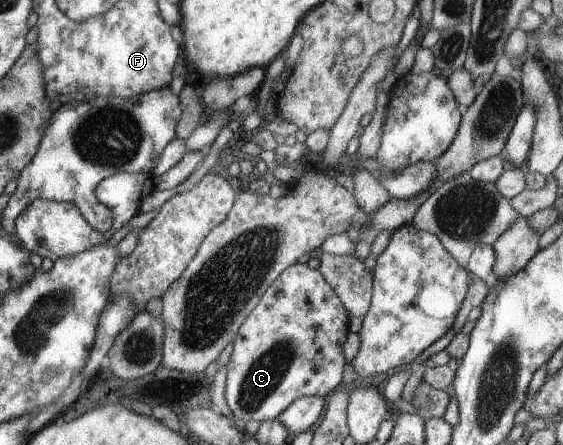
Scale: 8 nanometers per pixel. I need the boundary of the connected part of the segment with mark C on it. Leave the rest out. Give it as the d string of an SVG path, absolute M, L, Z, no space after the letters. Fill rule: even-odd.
M299 263L285 269L268 287L251 315L244 320L232 343L231 358L226 365L225 398L236 421L240 425L252 420L261 423L272 421L298 398L325 398L342 384L344 368L348 365L343 345L349 333L350 318L348 310L319 270Z

